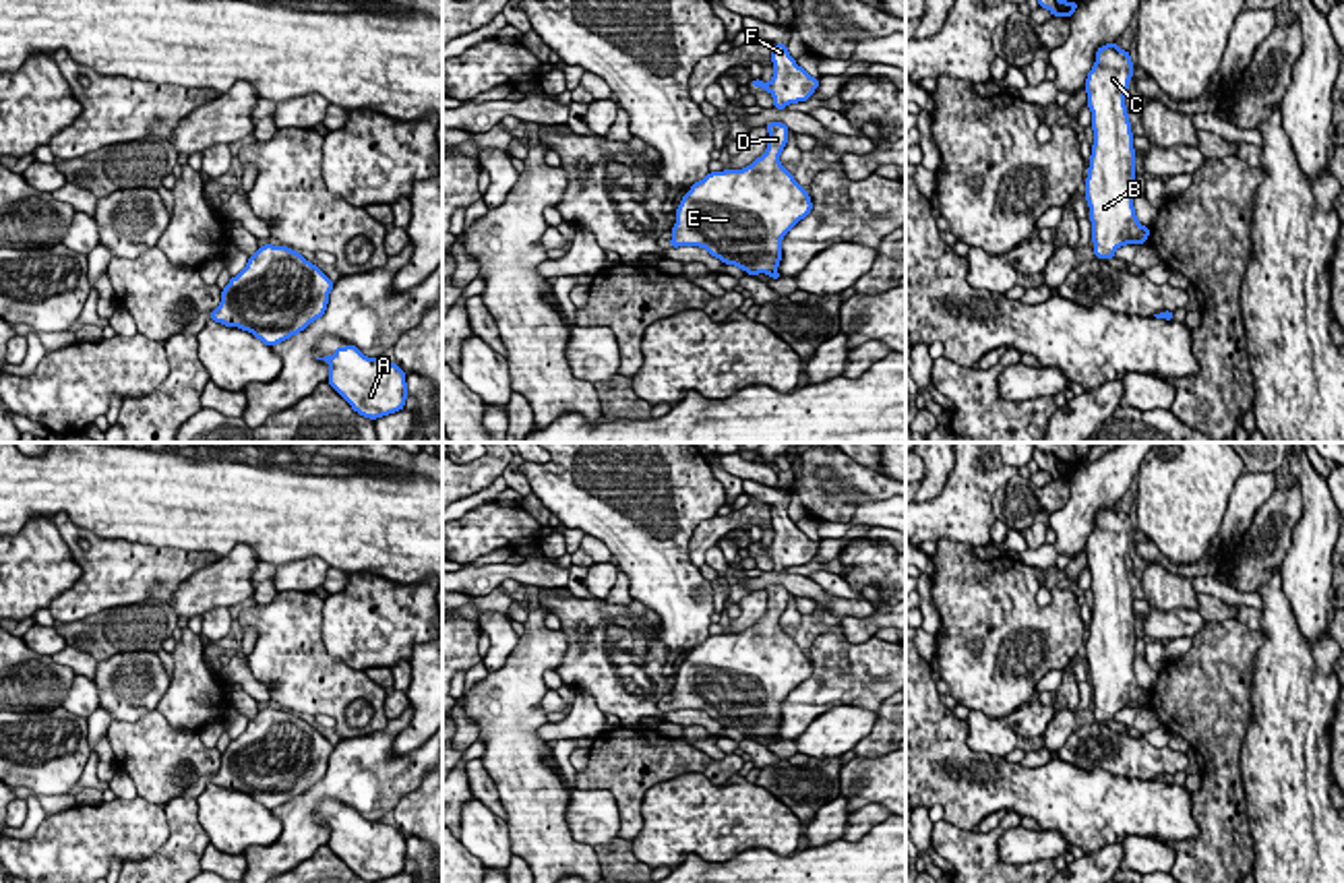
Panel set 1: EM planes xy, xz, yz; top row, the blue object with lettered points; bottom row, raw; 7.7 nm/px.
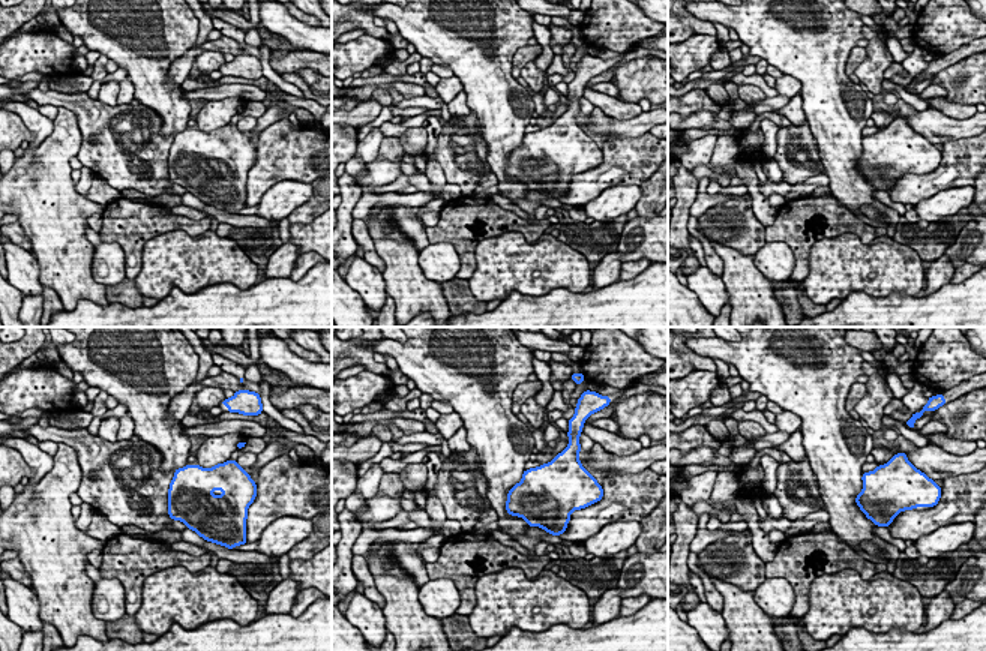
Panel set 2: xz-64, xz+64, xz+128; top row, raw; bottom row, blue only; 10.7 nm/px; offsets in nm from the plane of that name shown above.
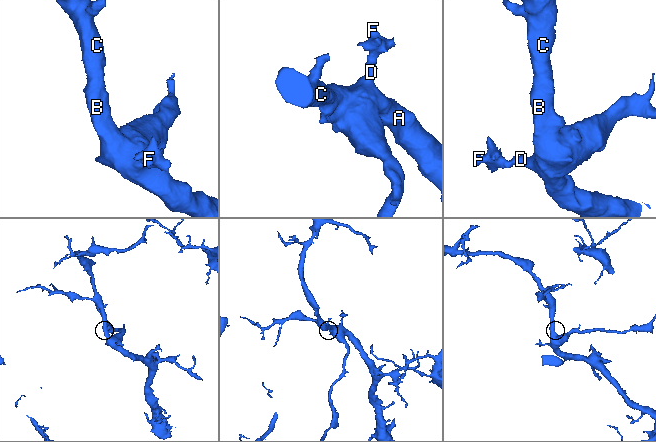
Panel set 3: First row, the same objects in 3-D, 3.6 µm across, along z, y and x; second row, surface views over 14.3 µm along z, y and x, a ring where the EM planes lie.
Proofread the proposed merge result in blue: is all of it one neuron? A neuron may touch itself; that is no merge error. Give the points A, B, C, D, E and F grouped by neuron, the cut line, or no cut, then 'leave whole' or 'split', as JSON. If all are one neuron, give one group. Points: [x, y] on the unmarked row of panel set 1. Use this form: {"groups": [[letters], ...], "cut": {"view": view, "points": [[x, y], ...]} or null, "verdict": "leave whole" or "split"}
{"groups": [["A", "B", "C", "D", "E", "F"]], "cut": null, "verdict": "leave whole"}

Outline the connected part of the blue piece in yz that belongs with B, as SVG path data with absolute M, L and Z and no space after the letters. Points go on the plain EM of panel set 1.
M1112 505L1096 513L1096 527L1083 548L1094 593L1086 664L1096 722L1114 722L1117 711L1150 701L1150 691L1137 684L1133 670L1135 612L1125 569L1131 540L1129 515Z

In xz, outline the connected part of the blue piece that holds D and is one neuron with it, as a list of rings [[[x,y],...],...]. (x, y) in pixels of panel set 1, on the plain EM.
[[[769,585],[767,614],[742,633],[709,635],[676,672],[670,709],[699,709],[751,740],[780,742],[782,701],[813,674],[808,656],[780,627],[788,589]]]

